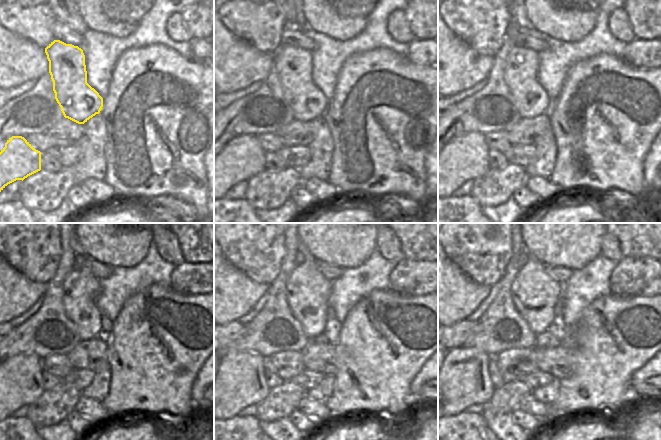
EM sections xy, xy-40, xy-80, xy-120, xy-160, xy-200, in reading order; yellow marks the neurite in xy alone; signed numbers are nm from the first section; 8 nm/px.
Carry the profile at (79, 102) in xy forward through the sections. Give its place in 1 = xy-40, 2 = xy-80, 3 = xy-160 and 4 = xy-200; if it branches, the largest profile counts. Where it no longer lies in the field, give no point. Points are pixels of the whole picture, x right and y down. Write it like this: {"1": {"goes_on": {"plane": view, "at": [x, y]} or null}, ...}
{"1": {"goes_on": {"plane": "xy-40", "at": [293, 65]}}, "2": {"goes_on": {"plane": "xy-80", "at": [531, 100]}}, "3": {"goes_on": {"plane": "xy-160", "at": [307, 290]}}, "4": {"goes_on": {"plane": "xy-200", "at": [534, 293]}}}

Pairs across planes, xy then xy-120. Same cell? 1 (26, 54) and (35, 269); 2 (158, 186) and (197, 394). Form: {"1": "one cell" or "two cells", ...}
{"1": "two cells", "2": "two cells"}

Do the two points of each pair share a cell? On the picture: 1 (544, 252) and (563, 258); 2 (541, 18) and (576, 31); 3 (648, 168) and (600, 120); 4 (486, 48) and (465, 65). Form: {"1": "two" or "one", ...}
{"1": "one", "2": "one", "3": "two", "4": "two"}

